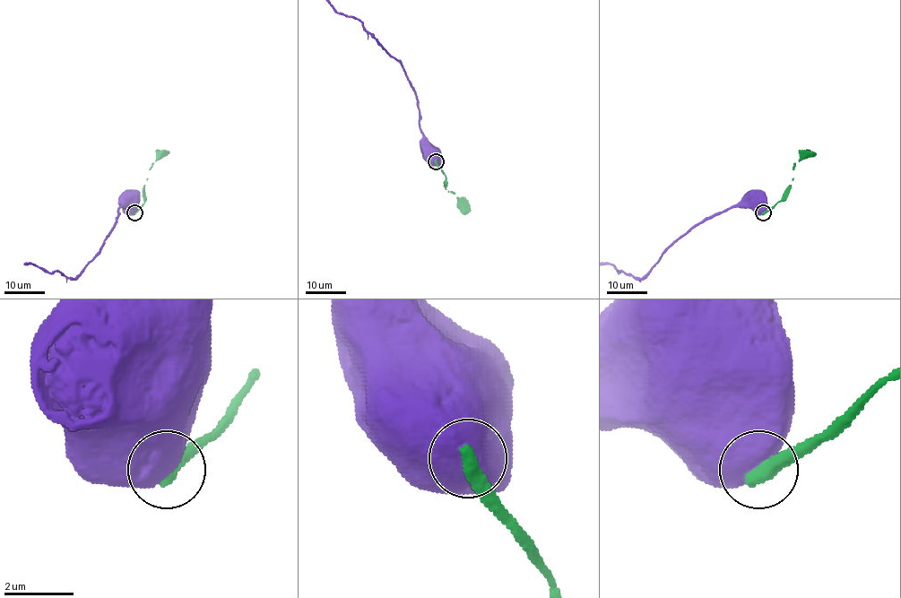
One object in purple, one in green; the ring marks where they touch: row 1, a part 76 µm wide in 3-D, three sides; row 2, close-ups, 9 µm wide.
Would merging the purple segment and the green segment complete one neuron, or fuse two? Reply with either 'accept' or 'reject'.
reject

